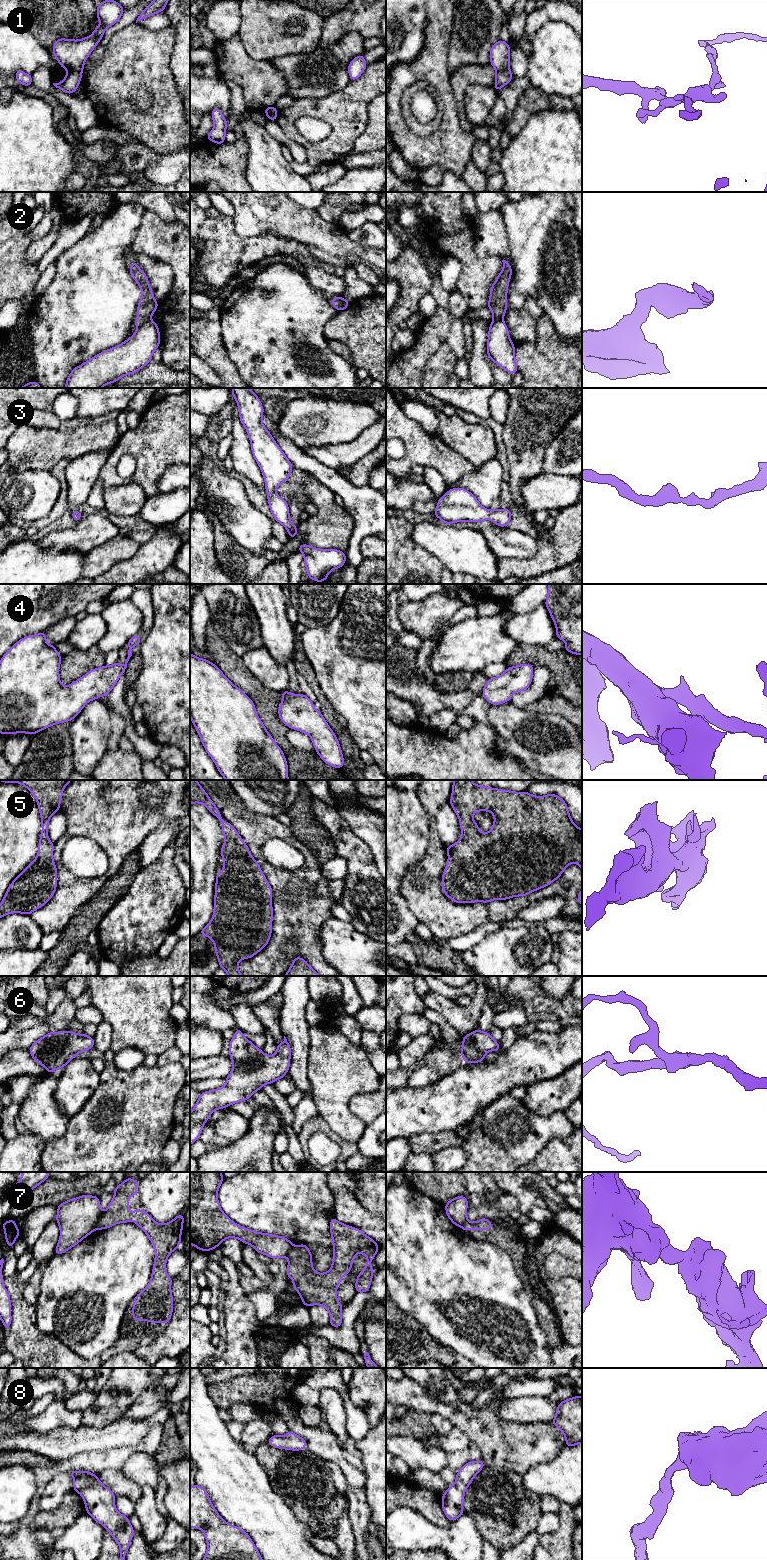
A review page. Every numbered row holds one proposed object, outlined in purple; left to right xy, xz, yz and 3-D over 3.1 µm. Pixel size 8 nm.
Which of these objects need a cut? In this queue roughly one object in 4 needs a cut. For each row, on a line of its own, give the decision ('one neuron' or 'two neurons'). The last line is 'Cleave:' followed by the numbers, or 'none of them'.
1: two neurons
2: two neurons
3: one neuron
4: one neuron
5: one neuron
6: one neuron
7: two neurons
8: one neuron
Cleave: 1, 2, 7

